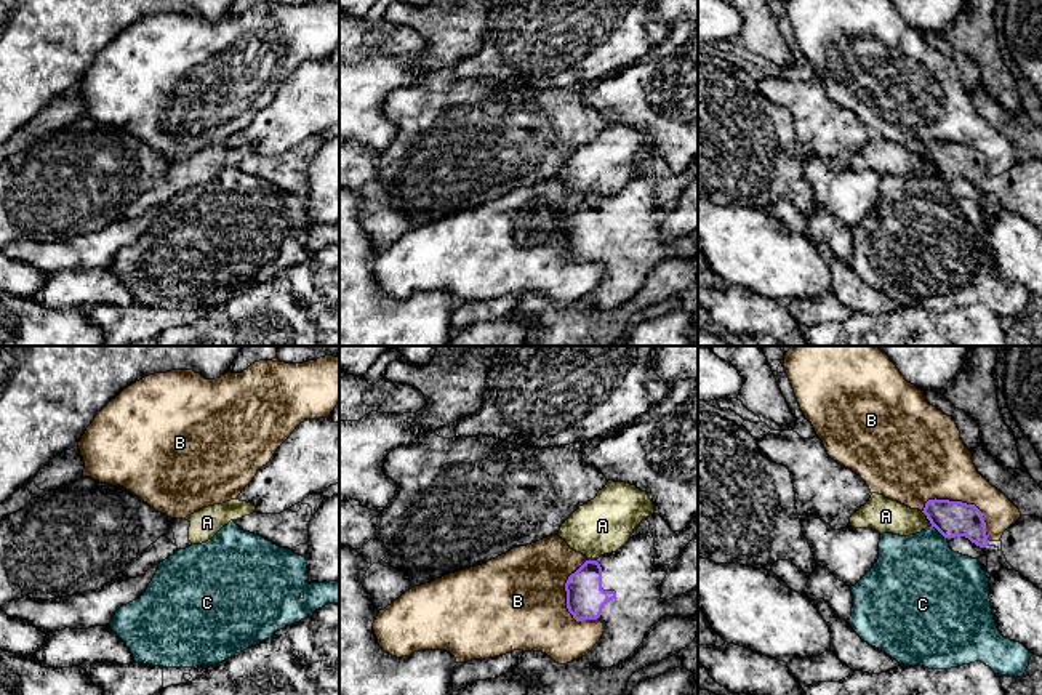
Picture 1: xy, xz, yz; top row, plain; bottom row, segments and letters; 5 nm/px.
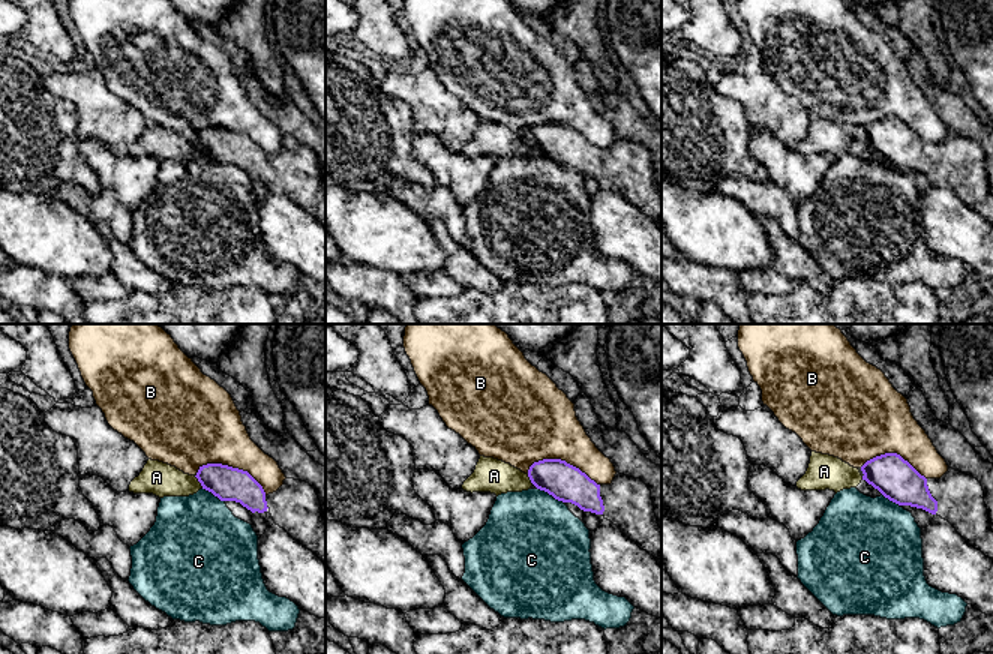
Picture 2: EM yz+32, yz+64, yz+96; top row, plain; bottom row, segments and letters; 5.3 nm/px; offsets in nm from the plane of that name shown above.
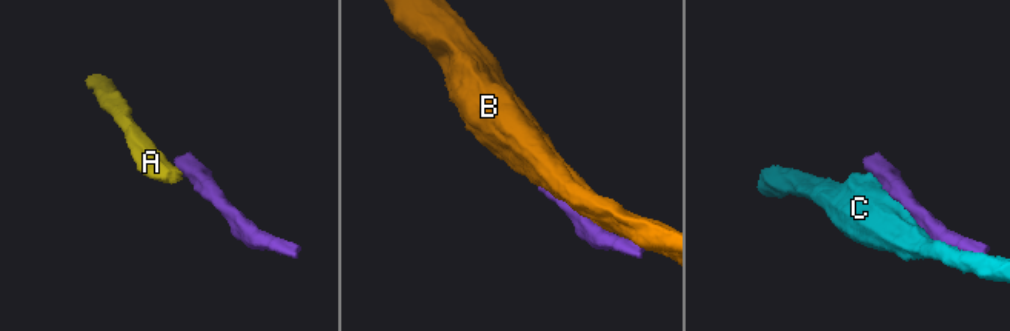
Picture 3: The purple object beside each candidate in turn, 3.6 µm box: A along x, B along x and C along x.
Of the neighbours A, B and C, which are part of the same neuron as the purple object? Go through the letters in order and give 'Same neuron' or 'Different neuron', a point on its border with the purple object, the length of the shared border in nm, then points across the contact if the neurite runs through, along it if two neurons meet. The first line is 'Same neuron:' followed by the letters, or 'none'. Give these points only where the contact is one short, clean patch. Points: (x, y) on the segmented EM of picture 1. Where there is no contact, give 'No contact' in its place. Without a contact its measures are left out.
Same neuron: none
A: Different neuron. Touches purple at yz (924, 513). Shared border 50 nm. Boundary: yz (921, 511), (927, 518)
B: Different neuron. Touches purple at yz (965, 503). Shared border 380 nm
C: Different neuron. Touches purple at yz (938, 530). Shared border 110 nm

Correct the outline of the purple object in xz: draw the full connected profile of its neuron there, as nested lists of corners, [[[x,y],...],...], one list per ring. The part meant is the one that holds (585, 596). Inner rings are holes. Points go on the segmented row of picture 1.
[[[647,533],[632,536],[629,541],[611,554],[603,554],[595,560],[586,560],[565,583],[567,609],[576,621],[600,620],[605,626],[603,636],[586,655],[589,663],[595,668],[611,668],[629,655],[643,642],[653,625],[667,617],[683,617],[698,621],[698,589],[675,596],[669,601],[661,597],[661,583],[667,575],[669,565],[658,567],[653,560],[656,557],[655,535]]]

